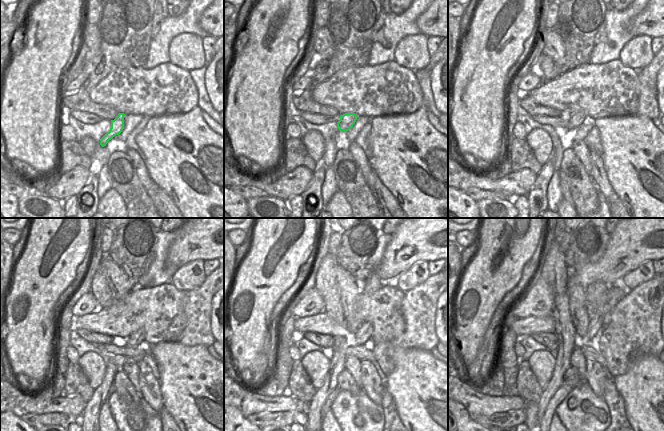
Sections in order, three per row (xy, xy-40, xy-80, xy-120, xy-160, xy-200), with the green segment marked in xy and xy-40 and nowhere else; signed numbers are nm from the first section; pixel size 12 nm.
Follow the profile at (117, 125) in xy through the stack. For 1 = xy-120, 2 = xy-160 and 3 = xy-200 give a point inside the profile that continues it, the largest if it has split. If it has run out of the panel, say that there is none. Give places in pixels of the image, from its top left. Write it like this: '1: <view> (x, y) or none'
1: xy-120 (134, 340)
2: xy-160 (363, 334)
3: xy-200 (596, 322)

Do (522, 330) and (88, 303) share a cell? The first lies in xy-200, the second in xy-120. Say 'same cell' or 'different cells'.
different cells

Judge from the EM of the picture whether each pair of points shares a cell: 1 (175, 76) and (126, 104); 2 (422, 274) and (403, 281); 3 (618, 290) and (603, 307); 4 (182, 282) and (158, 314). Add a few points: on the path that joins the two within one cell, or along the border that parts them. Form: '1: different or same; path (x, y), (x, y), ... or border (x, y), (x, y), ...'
1: same; path (163, 88), (155, 92), (138, 92)
2: same; path (417, 274), (408, 280)
3: same; path (614, 294), (606, 303)
4: different; border (172, 283), (176, 288), (184, 292)

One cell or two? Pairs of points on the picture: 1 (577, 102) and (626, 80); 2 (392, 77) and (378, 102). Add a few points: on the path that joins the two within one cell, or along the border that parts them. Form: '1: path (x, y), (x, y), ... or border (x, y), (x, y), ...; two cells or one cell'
1: path (589, 90), (614, 89); one cell
2: path (385, 83), (378, 86), (378, 95); one cell

